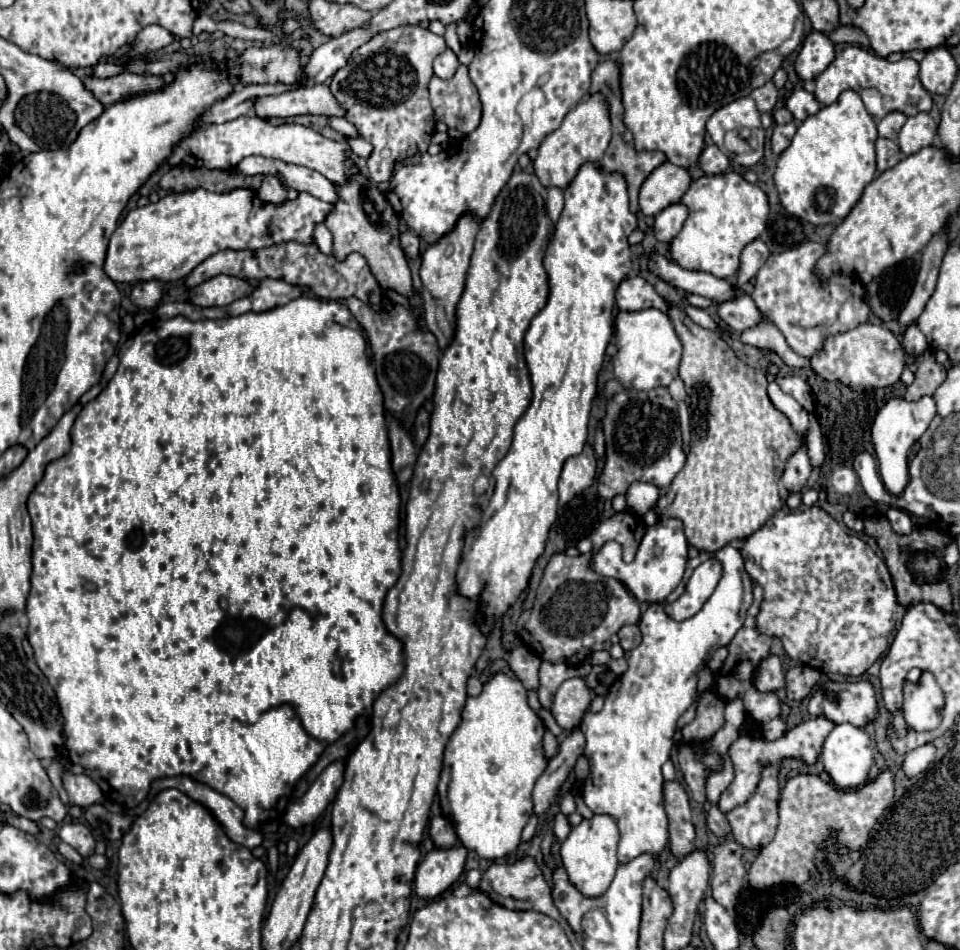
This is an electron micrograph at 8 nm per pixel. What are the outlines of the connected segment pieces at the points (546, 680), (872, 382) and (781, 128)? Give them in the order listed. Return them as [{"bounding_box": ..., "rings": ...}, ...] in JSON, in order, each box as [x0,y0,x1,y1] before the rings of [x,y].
[{"bounding_box":[539,661,589,709],"rings":[[[541,661],[539,665],[539,679],[541,679],[541,687],[539,687],[539,701],[545,709],[549,709],[551,705],[551,699],[557,691],[557,687],[569,679],[569,677],[575,677],[575,675],[587,675],[589,671],[589,663],[583,663],[579,667],[569,667],[565,663],[551,663],[551,661]]]},{"bounding_box":[809,323,905,393],"rings":[[[865,323],[845,333],[829,335],[823,347],[809,359],[809,363],[809,369],[825,381],[839,381],[853,391],[863,393],[867,389],[893,385],[905,367],[905,353],[901,349],[901,343],[889,329],[885,329],[883,325]]]},{"bounding_box":[771,123,797,155],"rings":[[[795,123],[775,125],[773,137],[771,137],[771,147],[773,147],[773,153],[775,155],[781,155],[791,145],[791,139],[795,137],[795,131],[797,131],[797,125]]]}]

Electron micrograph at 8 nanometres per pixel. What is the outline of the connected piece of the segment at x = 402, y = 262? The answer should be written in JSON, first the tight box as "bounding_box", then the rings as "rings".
{"bounding_box":[325,173,411,295],"rings":[[[363,173],[349,177],[349,185],[335,185],[335,189],[339,201],[325,219],[325,225],[333,235],[333,255],[337,259],[345,259],[353,251],[361,253],[383,289],[391,287],[403,295],[411,295],[411,271],[399,247],[399,217],[389,205],[387,197],[375,185],[371,185],[369,177]]]}

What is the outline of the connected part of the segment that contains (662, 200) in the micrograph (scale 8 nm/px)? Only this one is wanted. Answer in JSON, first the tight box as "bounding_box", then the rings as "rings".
{"bounding_box":[638,161,691,217],"rings":[[[669,161],[661,163],[641,185],[638,198],[641,213],[653,217],[661,213],[665,207],[679,203],[689,185],[691,175],[687,169],[677,167]]]}

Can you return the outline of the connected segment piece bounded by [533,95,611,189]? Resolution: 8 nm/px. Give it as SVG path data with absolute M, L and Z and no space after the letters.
M589 95L589 99L583 99L575 109L571 109L561 127L549 133L543 143L539 145L539 155L533 161L535 175L539 177L543 187L559 187L567 189L569 181L577 175L577 169L585 163L593 163L599 167L601 157L605 155L605 149L611 139L611 121L607 113L607 105L601 95Z

